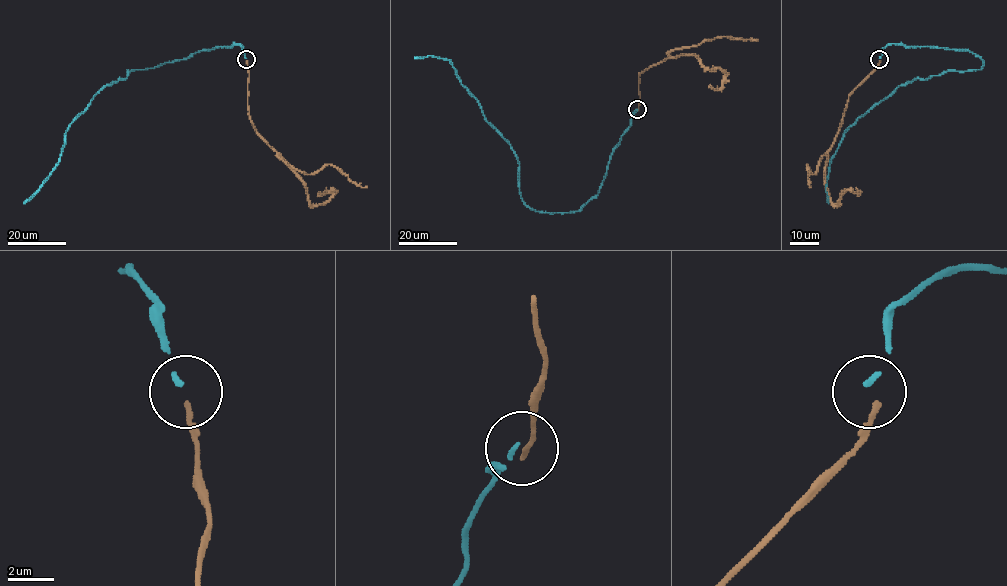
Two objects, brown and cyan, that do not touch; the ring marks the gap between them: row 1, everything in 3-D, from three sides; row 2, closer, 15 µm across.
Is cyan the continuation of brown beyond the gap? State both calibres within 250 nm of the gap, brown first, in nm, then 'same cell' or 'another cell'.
200/200 nm | another cell

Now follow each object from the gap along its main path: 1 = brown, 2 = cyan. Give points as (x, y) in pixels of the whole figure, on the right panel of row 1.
1: (879, 60), (850, 95), (828, 153), (825, 183), (828, 199), (838, 206), (843, 193), (855, 192)
2: (879, 58), (882, 49), (902, 44), (968, 50), (983, 63), (913, 79), (858, 118), (830, 164), (828, 203)

